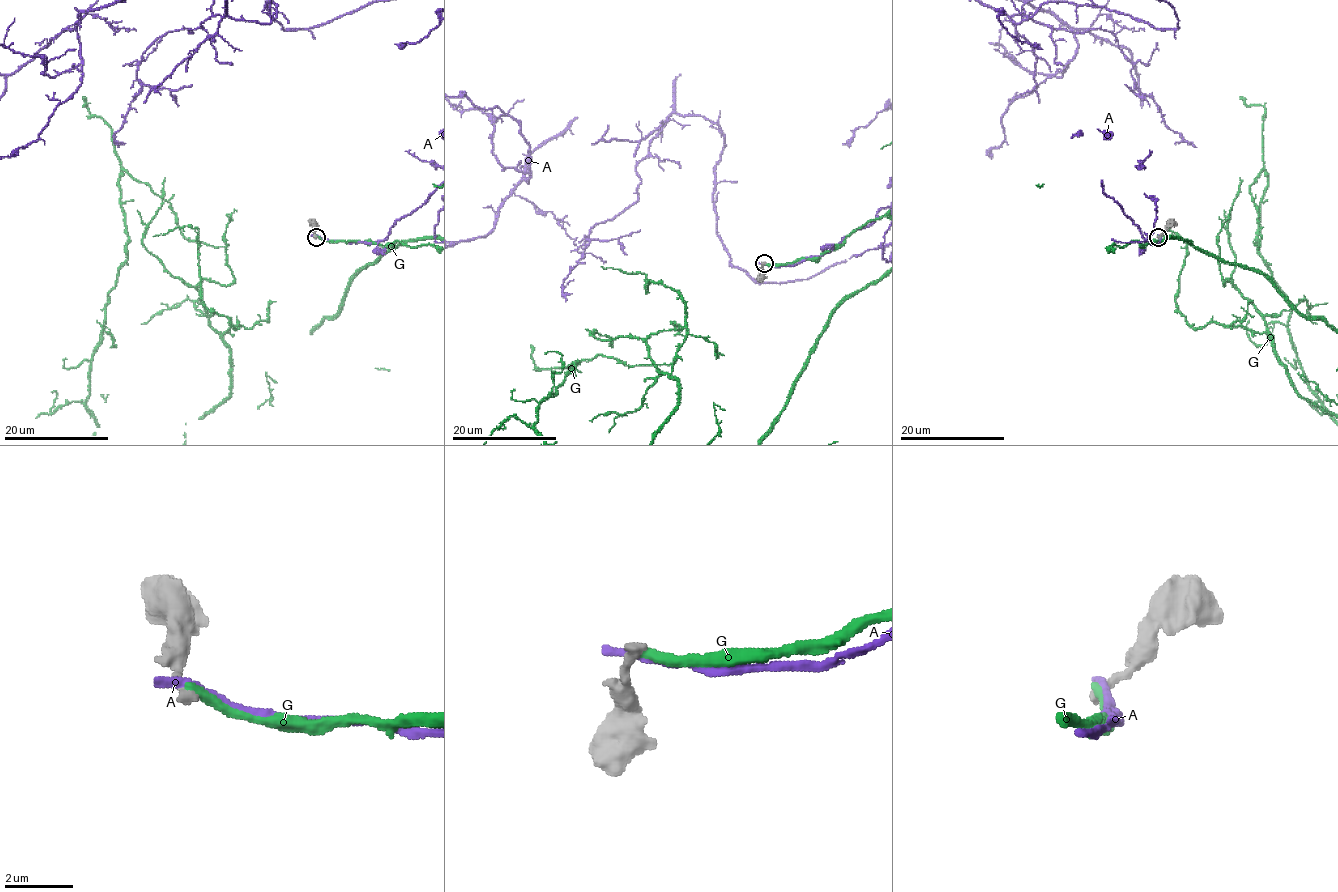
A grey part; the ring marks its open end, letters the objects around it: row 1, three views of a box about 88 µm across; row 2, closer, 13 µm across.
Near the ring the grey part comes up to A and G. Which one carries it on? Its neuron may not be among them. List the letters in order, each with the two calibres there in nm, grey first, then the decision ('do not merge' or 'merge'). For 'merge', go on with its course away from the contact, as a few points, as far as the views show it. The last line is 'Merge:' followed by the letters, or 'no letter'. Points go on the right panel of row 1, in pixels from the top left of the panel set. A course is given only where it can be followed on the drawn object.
A: calibres 320 and 320 nm; do not merge
G: calibres 300 and 300 nm; do not merge
Merge: no letter

